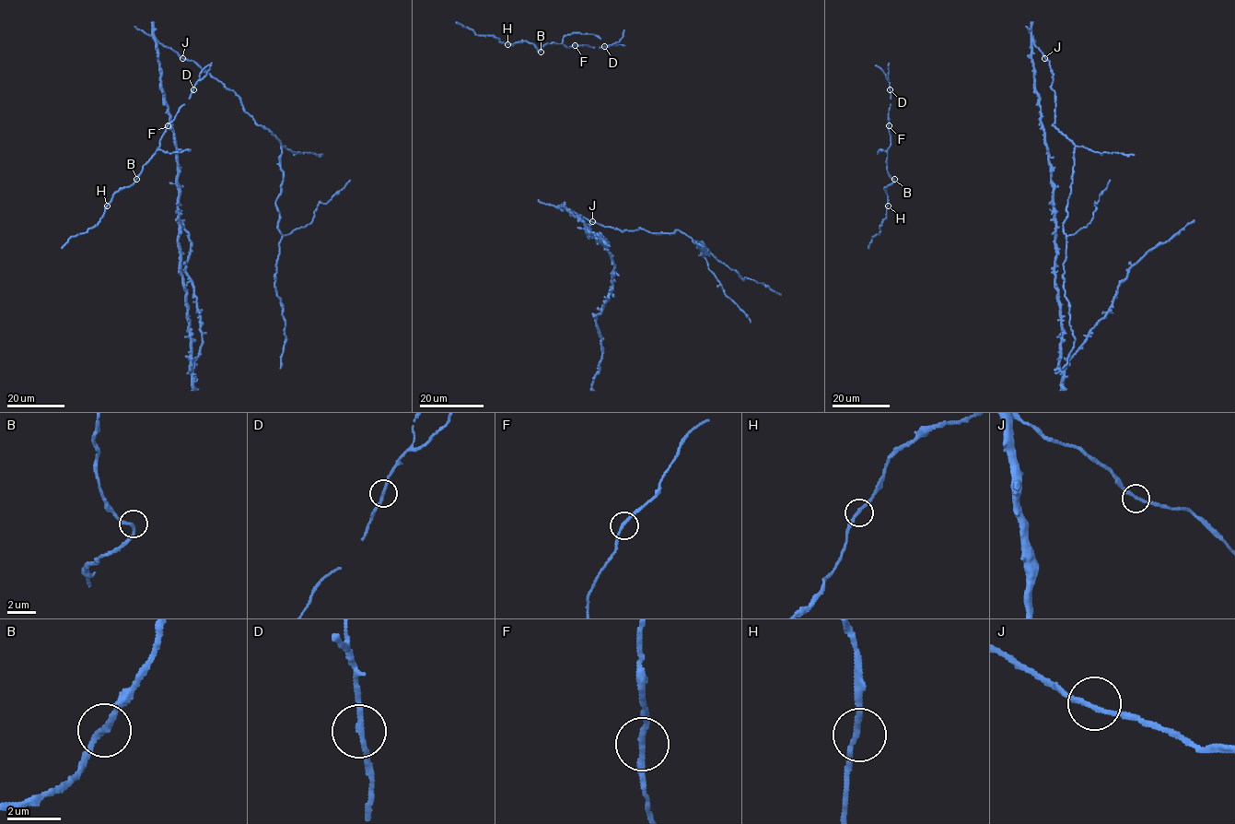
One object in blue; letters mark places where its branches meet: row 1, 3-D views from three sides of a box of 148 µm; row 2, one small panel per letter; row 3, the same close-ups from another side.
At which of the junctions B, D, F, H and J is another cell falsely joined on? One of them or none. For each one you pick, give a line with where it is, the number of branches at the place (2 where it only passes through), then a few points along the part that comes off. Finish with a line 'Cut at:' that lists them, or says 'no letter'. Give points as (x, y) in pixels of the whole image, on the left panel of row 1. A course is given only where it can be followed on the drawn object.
Cut at: no letter

